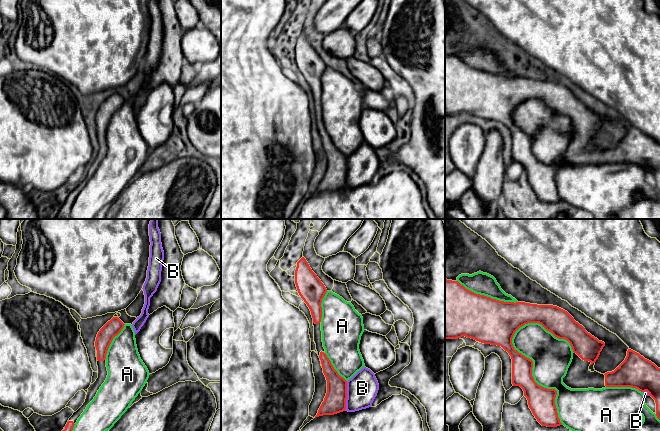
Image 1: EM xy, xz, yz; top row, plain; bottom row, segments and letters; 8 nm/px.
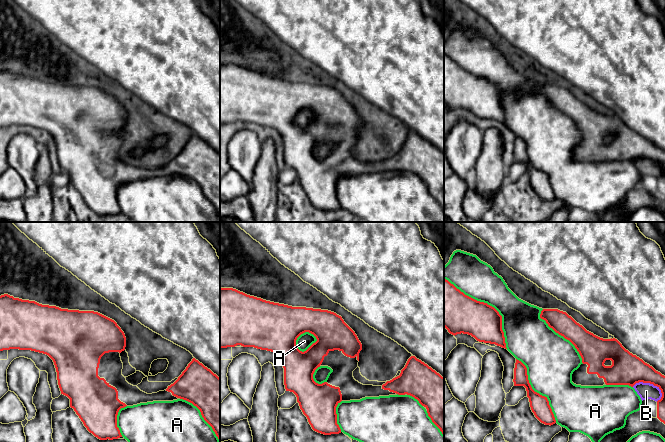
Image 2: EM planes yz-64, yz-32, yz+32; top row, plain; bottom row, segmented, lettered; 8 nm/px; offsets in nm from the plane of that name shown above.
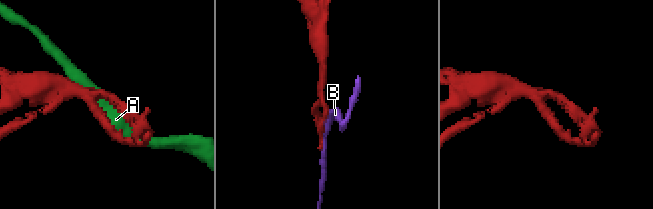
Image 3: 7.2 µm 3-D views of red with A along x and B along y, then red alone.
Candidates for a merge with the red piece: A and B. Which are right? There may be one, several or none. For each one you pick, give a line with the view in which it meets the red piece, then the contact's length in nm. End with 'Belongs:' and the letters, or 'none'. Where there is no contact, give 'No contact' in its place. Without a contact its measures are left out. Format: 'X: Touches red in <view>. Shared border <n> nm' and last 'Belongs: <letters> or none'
Belongs: none

